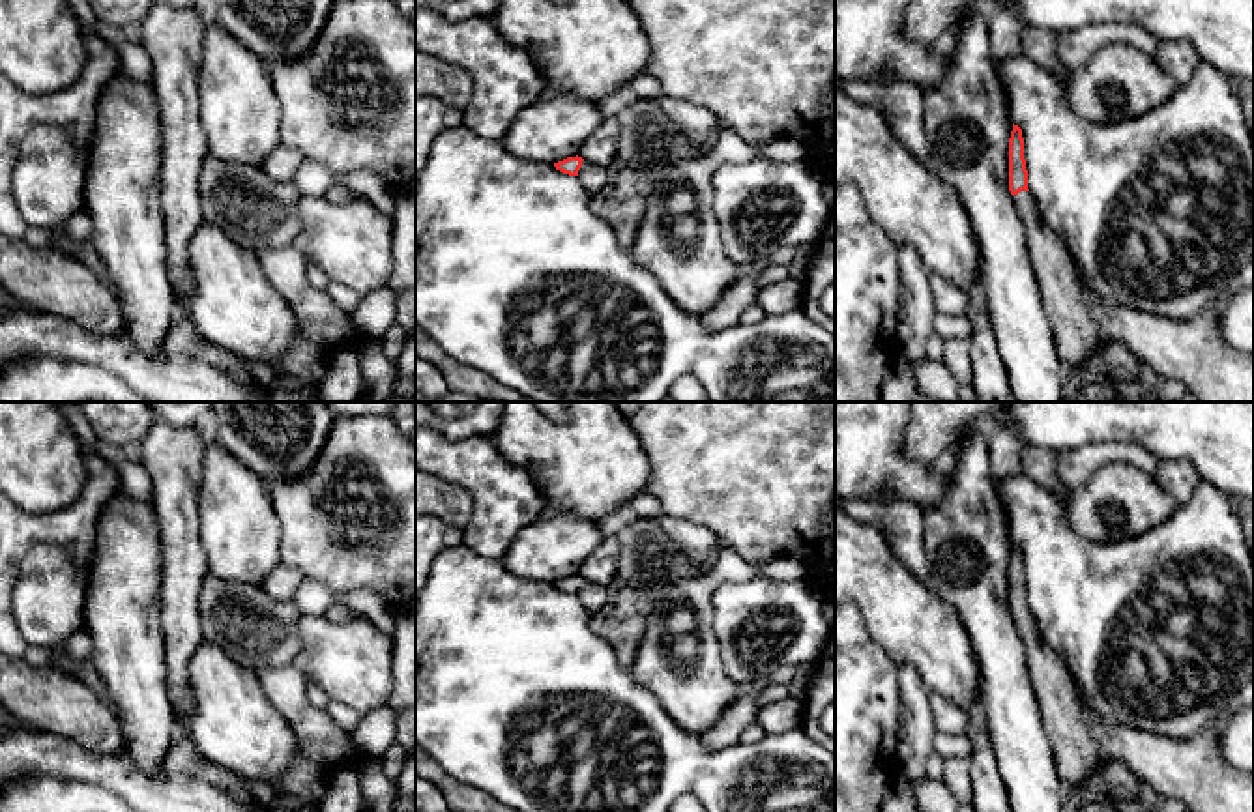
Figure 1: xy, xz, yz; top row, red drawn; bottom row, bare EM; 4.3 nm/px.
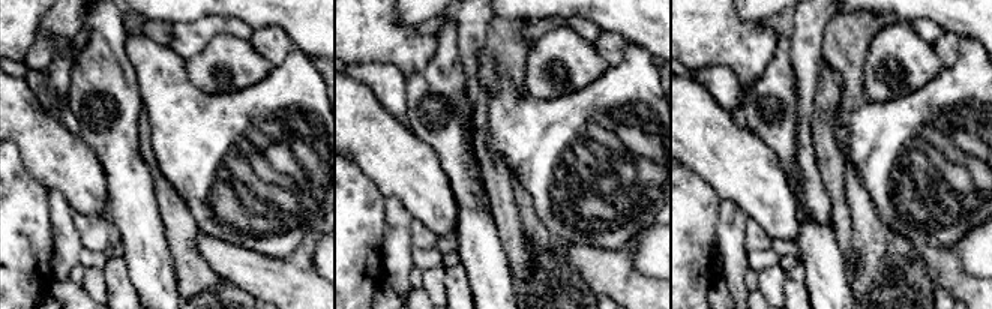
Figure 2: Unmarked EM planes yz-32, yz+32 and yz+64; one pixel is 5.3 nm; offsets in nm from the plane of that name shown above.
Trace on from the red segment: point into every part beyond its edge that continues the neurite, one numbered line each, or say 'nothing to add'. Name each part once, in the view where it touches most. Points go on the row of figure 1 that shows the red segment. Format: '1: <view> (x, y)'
1: xz (592, 176)

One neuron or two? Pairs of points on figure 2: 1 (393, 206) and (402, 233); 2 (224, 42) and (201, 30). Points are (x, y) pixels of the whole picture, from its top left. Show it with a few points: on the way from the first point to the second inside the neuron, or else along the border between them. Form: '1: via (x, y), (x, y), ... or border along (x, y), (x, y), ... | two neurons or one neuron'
1: via (393, 212), (396, 227) | one neuron
2: border along (248, 39), (216, 33), (186, 59) | two neurons

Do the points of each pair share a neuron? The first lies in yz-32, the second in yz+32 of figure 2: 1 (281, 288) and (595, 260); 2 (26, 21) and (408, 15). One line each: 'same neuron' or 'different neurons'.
1: same neuron
2: different neurons

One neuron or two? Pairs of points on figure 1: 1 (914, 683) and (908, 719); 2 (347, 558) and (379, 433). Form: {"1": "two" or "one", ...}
{"1": "one", "2": "one"}

